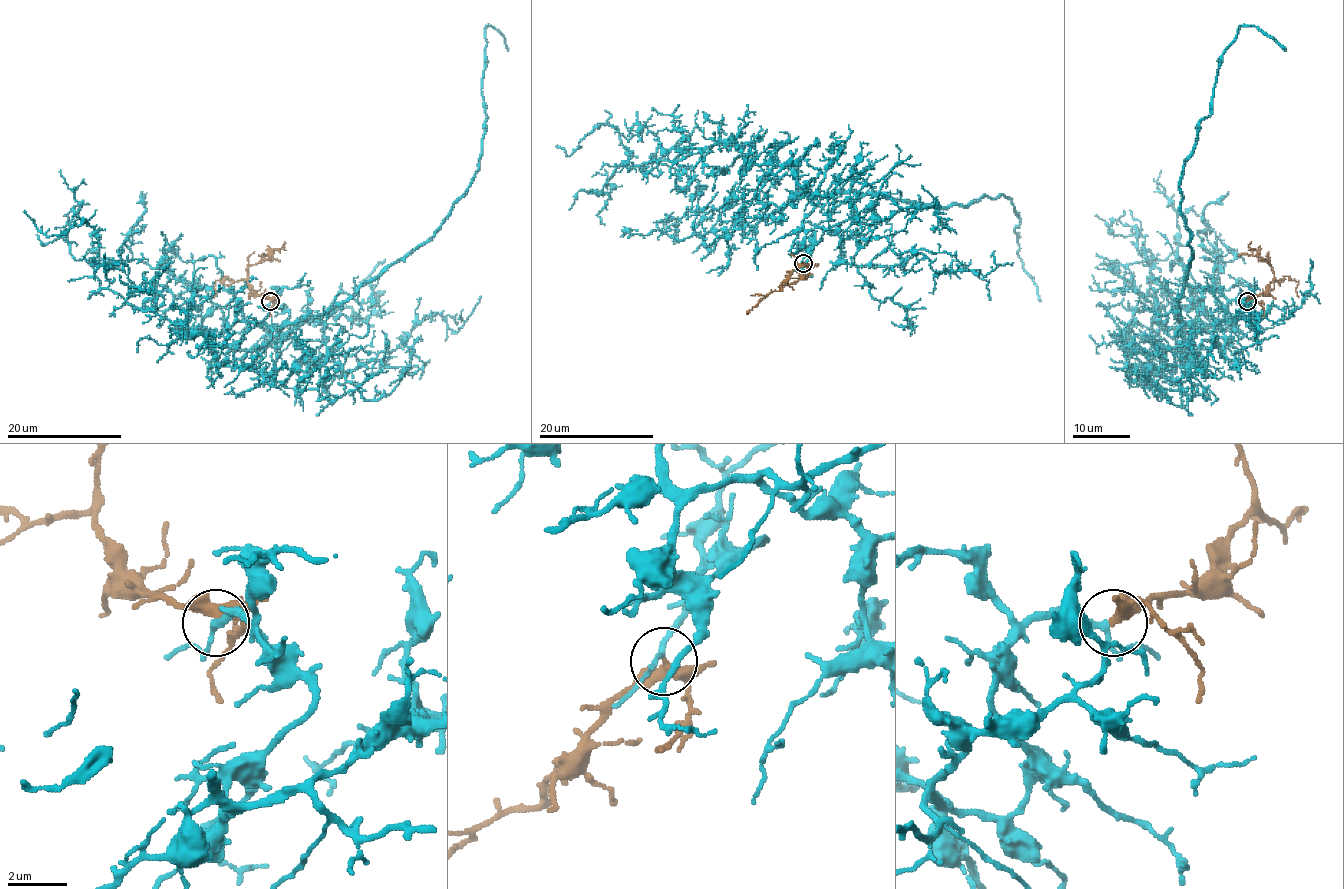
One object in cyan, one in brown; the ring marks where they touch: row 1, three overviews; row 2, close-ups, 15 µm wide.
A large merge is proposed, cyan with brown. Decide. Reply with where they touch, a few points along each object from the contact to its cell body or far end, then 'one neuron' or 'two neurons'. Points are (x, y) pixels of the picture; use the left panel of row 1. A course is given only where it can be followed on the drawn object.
place (270, 301); course cyan (270, 300), (288, 313), (273, 338), (288, 322), (323, 316), (435, 234), (478, 168), (487, 26), (507, 50); course brown (270, 300), (253, 290), (247, 280), (247, 272), (251, 264), (263, 261), (284, 241); one neuron

